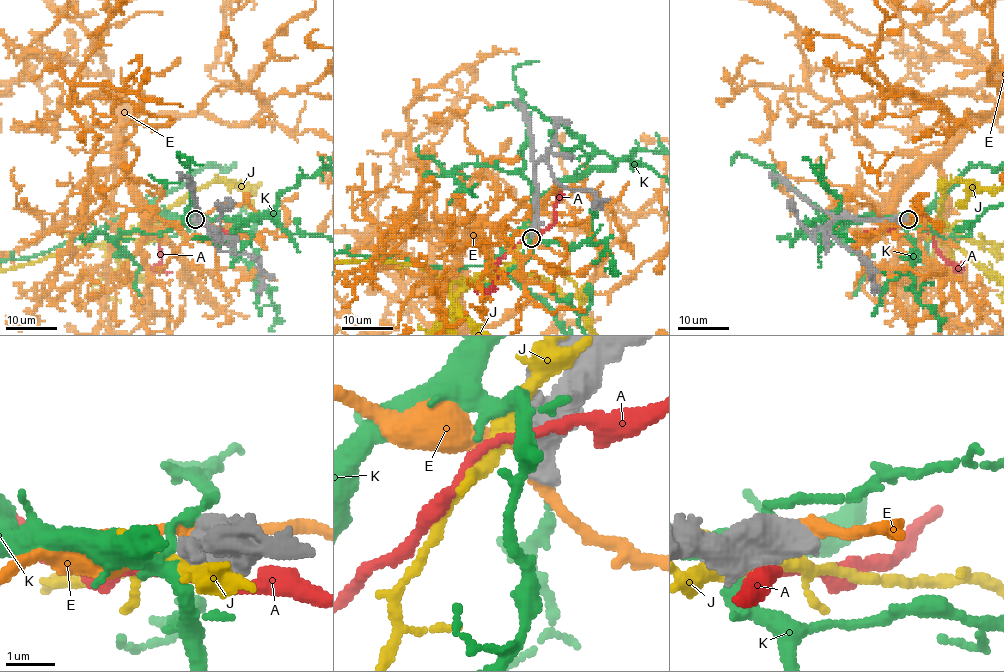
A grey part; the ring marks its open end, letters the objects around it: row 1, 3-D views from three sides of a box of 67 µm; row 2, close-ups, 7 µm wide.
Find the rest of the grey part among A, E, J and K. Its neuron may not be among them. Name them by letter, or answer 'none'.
none

